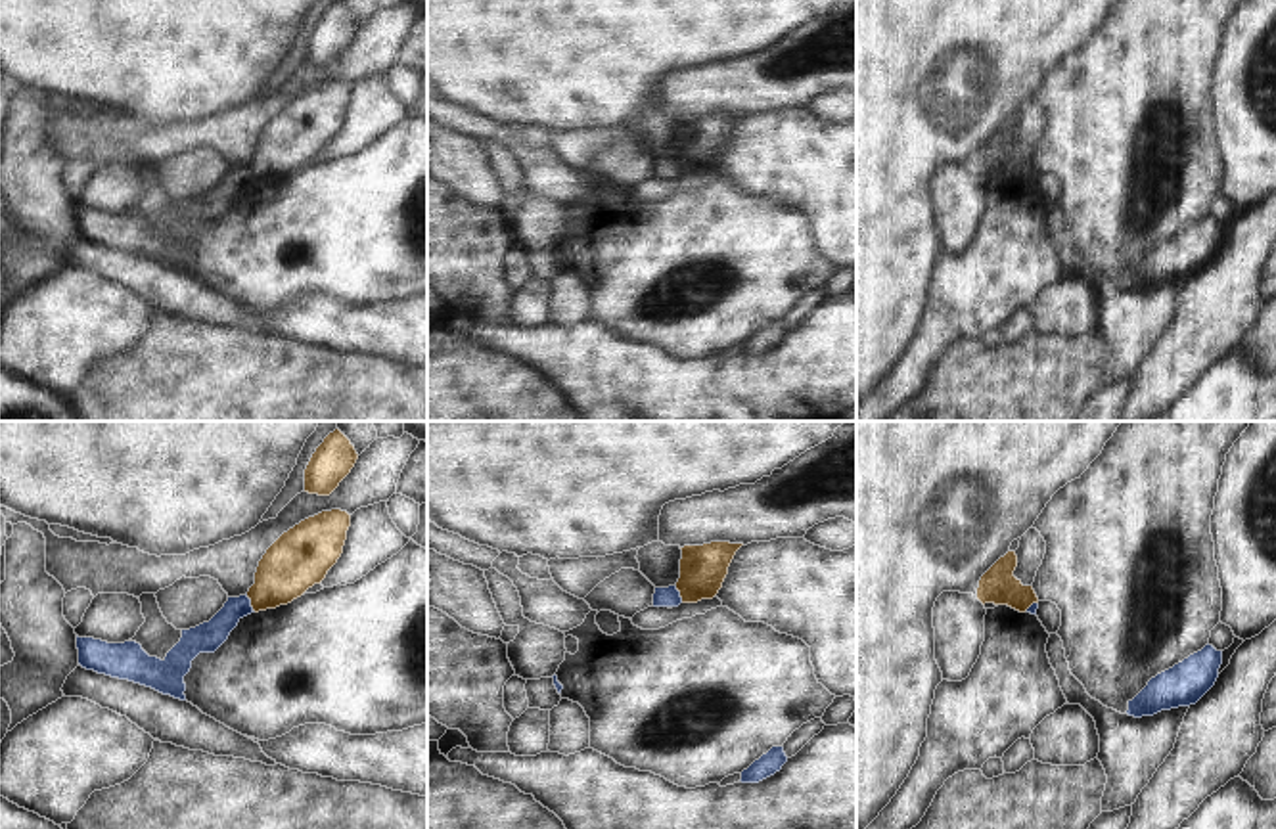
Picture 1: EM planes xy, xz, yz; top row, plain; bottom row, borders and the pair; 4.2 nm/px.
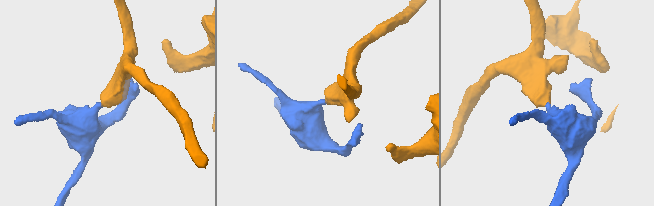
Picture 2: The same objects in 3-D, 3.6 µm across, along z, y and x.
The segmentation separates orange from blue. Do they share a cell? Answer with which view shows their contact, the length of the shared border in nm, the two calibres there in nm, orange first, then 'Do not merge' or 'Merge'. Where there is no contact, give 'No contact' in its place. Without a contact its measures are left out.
Touches orange in xy. Shared border 90 nm. Thickness 240 nm (orange) against 130 nm. Do not merge

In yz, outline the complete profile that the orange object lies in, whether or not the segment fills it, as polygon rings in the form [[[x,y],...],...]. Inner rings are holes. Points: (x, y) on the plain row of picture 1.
[[[1008,123],[1000,128],[979,151],[977,170],[994,176],[1008,176],[1019,184],[1025,184],[1038,168],[1033,157],[1023,157],[1014,147],[1017,138],[1015,123]]]

